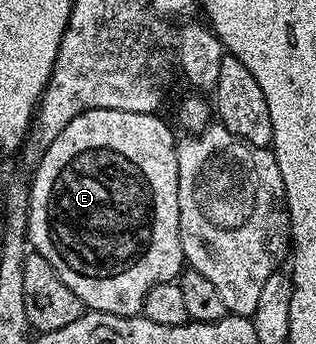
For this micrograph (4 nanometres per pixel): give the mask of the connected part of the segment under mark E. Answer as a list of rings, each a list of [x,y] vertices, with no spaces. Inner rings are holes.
[[[85,110],[47,148],[40,162],[36,163],[33,186],[29,191],[29,237],[28,245],[36,253],[42,254],[55,268],[59,280],[79,296],[79,300],[90,311],[98,310],[104,314],[114,314],[120,318],[140,315],[145,309],[145,297],[155,284],[174,281],[186,265],[185,253],[179,240],[179,164],[177,163],[178,139],[173,138],[173,130],[157,114],[139,112],[119,112],[118,110]]]

